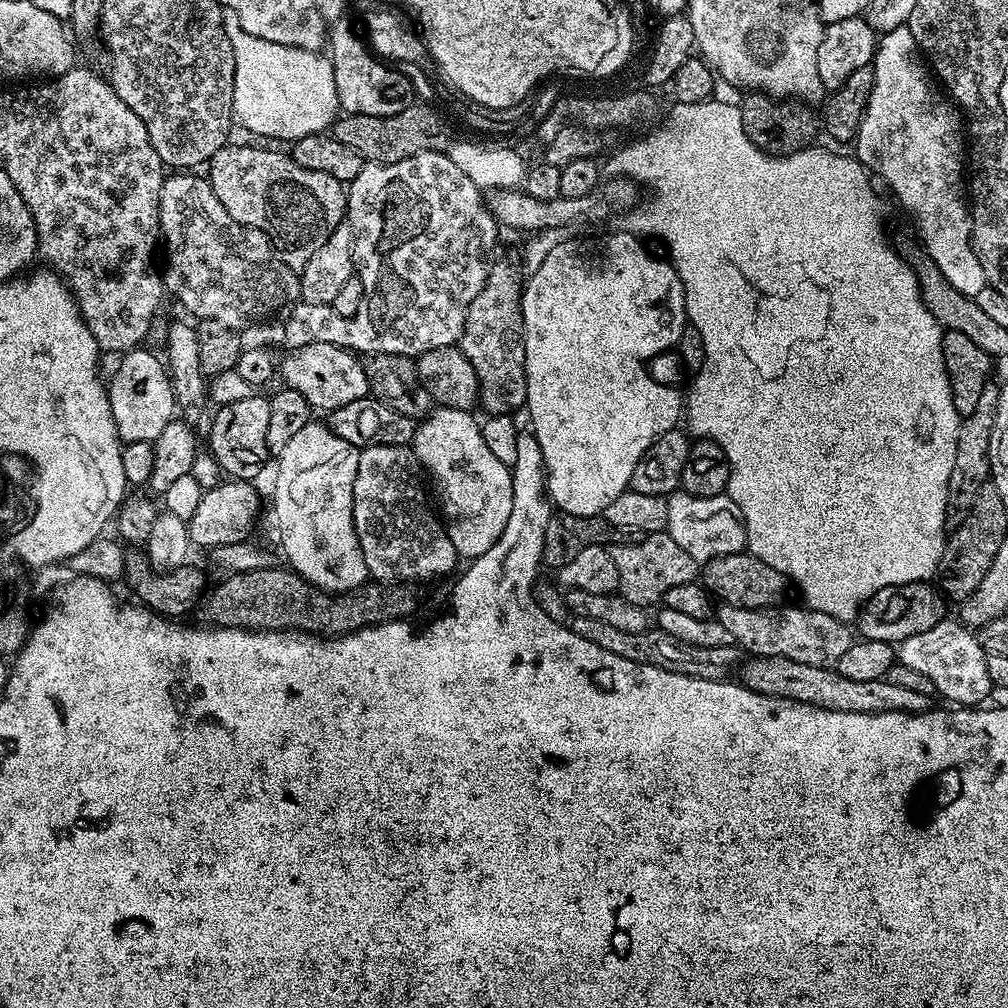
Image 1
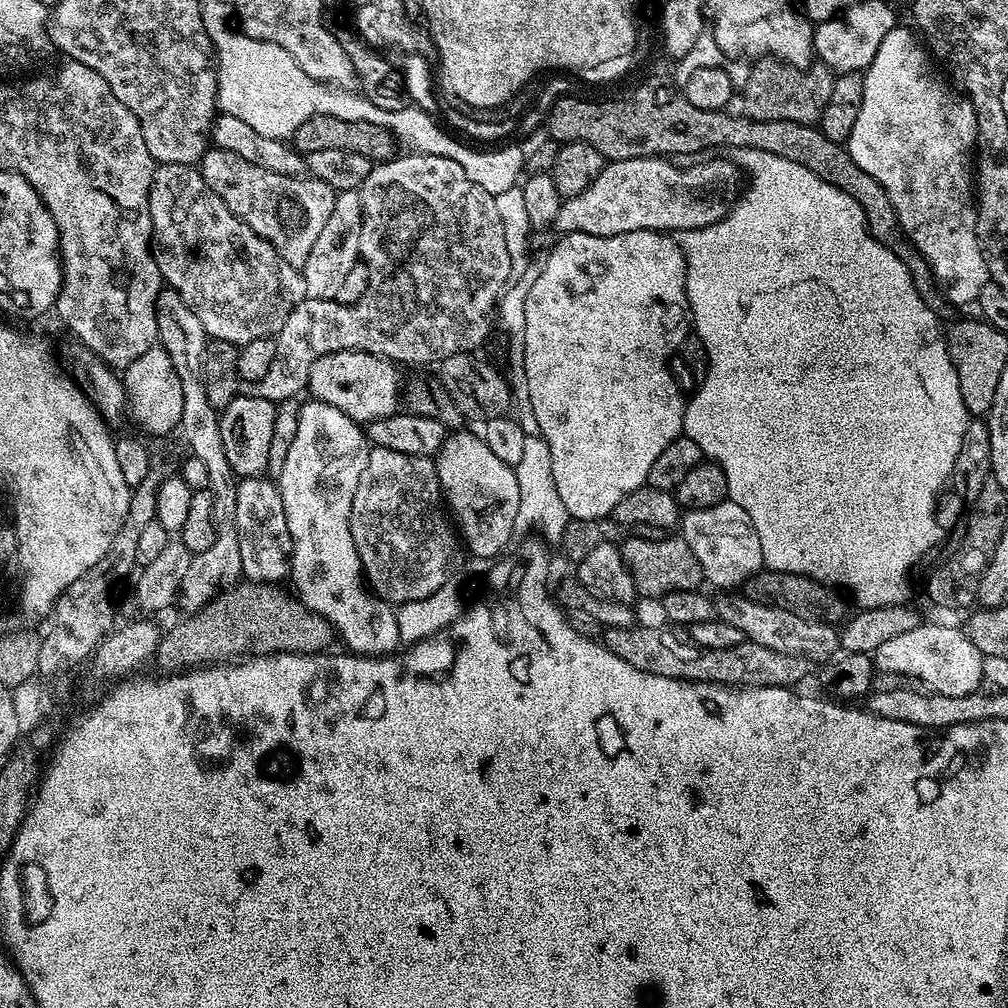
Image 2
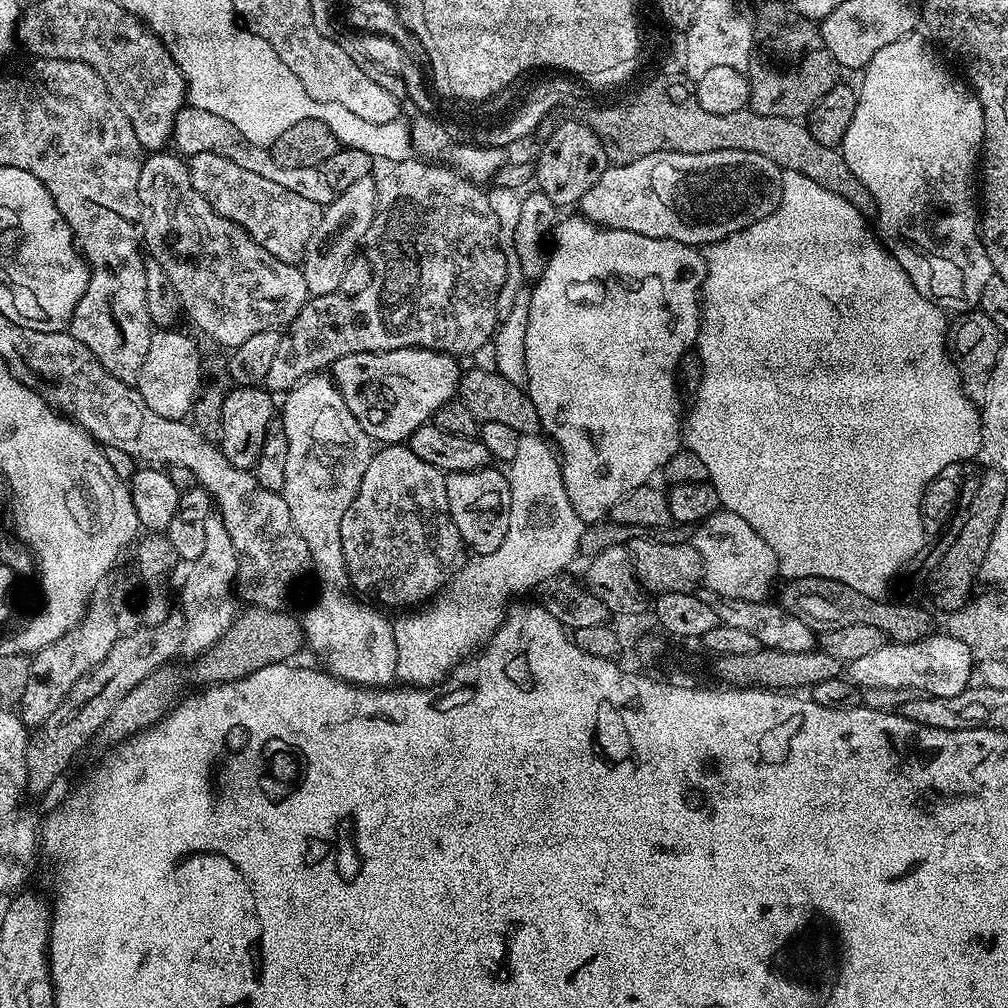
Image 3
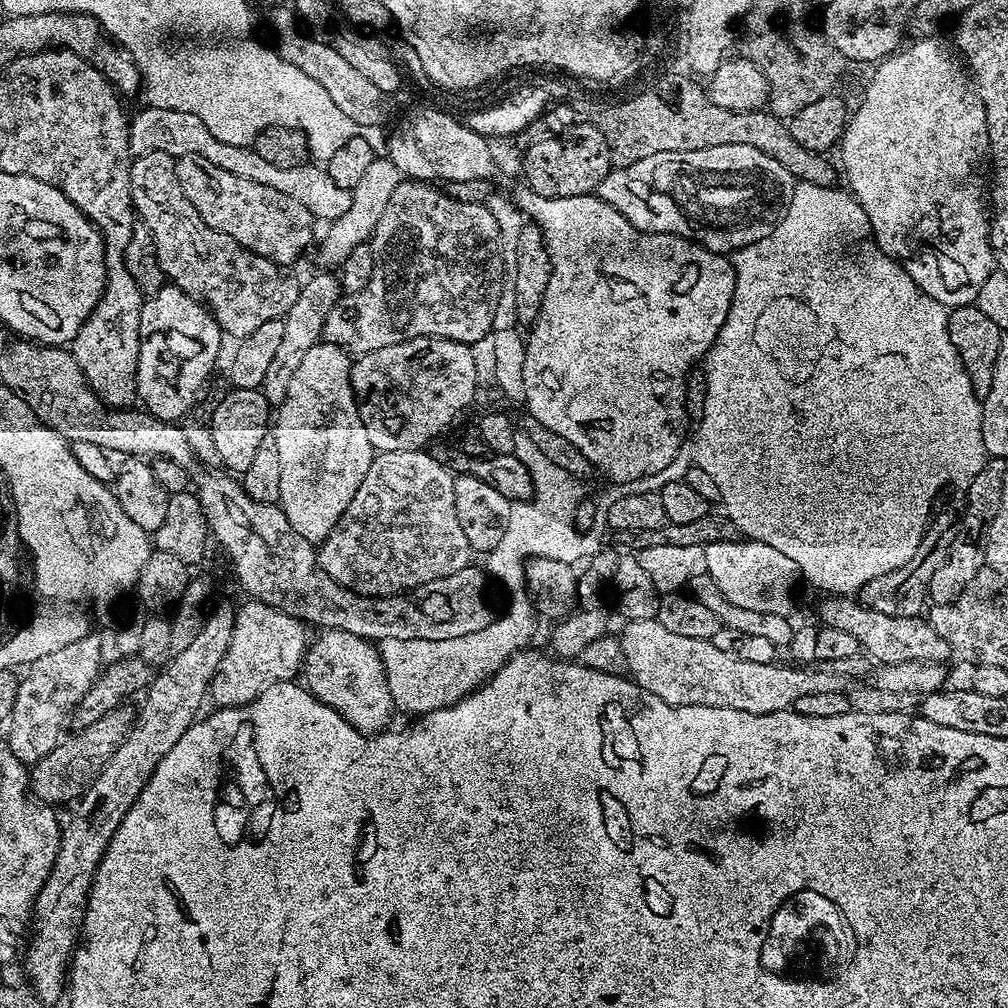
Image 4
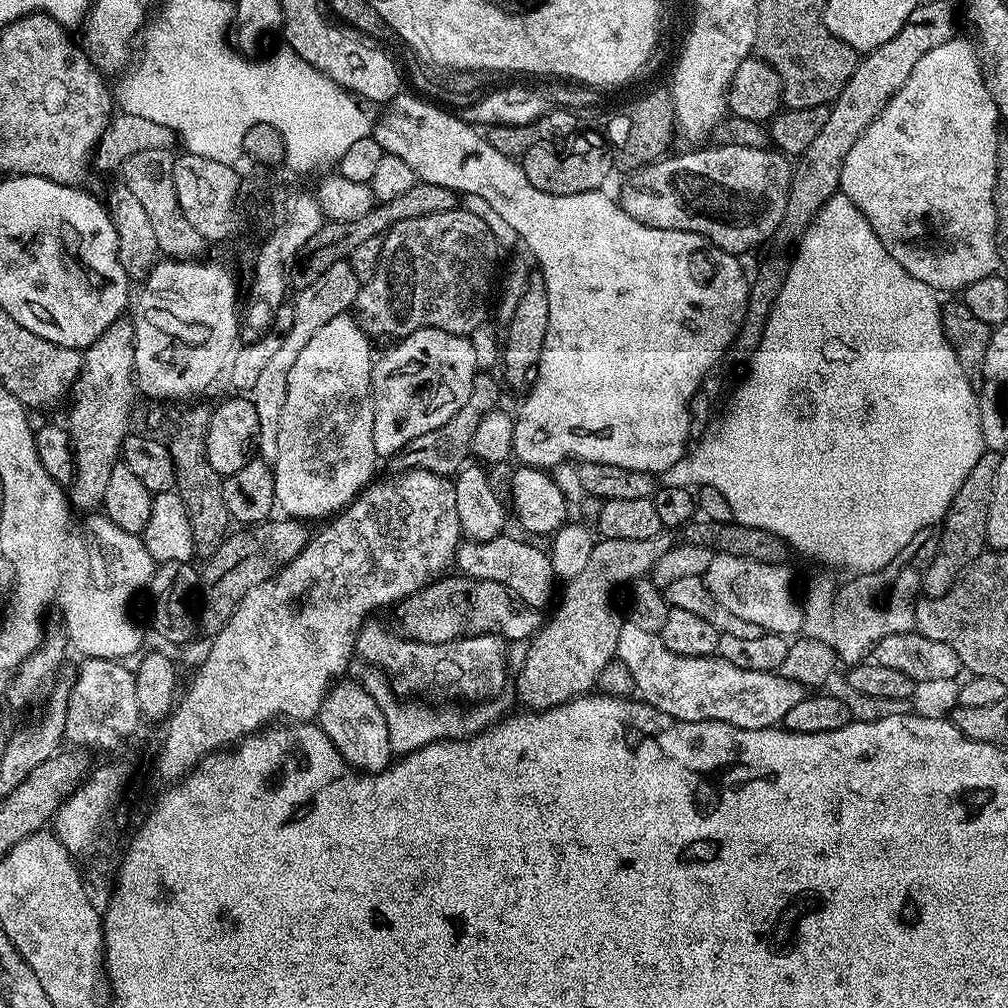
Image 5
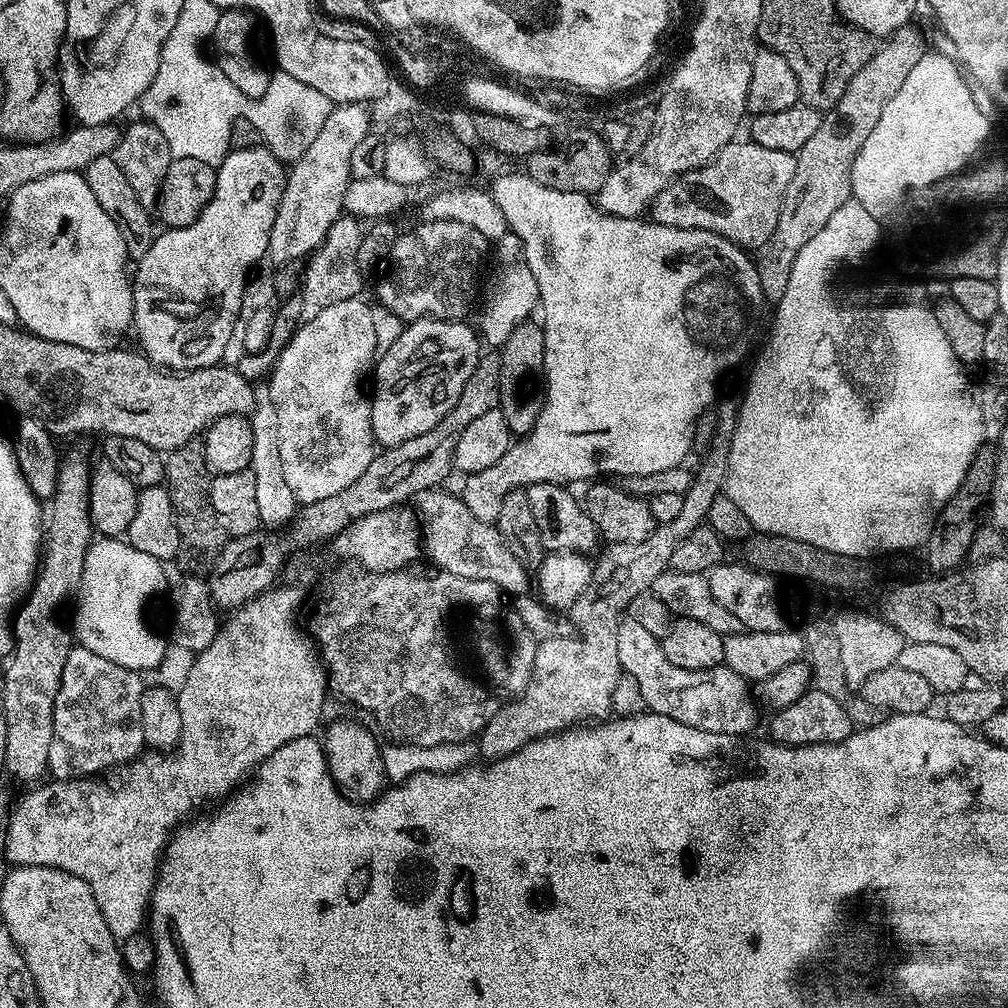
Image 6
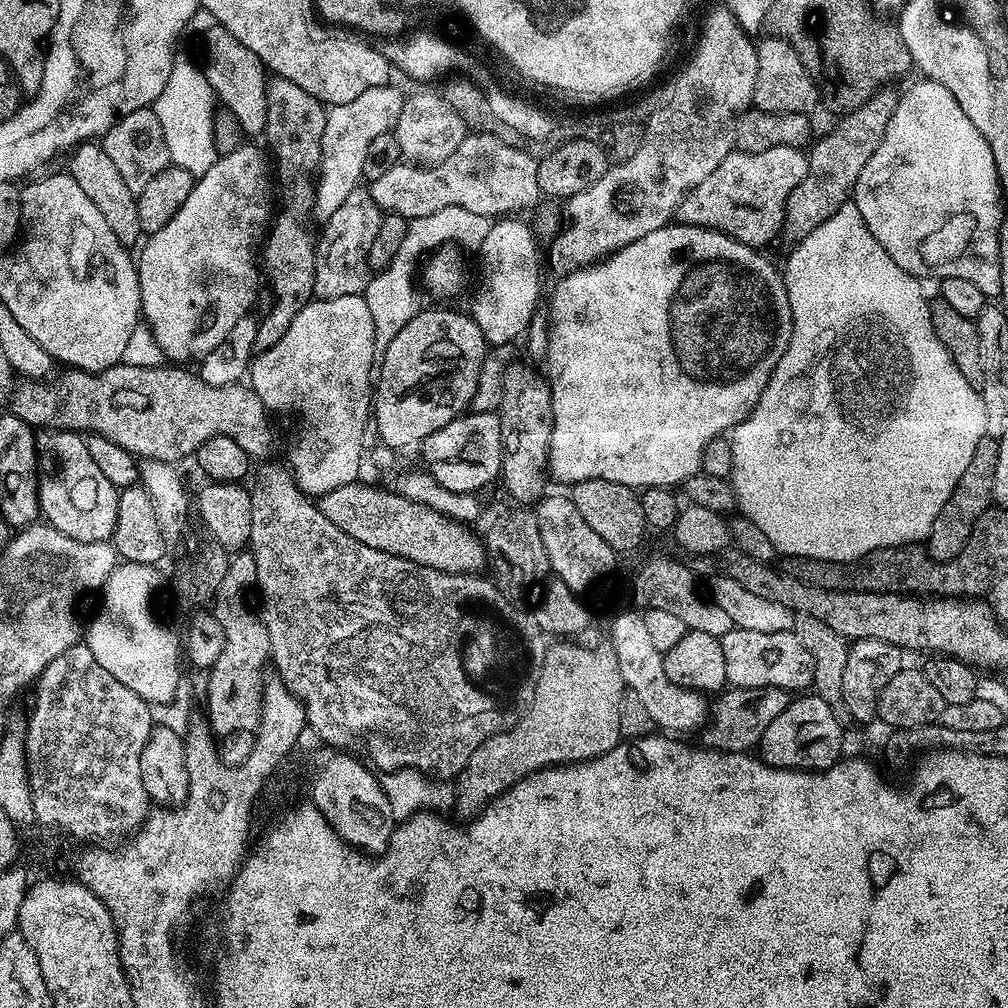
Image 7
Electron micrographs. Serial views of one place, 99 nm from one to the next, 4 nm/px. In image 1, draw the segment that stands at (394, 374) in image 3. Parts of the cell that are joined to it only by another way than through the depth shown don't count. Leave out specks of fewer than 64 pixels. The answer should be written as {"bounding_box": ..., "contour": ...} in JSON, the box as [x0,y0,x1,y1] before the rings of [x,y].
{"bounding_box":[290,342,369,414],"contour":[[[314,342],[295,349],[291,354],[290,387],[298,390],[298,394],[302,394],[314,410],[320,411],[321,408],[321,413],[327,414],[338,406],[346,406],[346,402],[361,400],[369,395],[366,370],[357,353],[326,342]]]}

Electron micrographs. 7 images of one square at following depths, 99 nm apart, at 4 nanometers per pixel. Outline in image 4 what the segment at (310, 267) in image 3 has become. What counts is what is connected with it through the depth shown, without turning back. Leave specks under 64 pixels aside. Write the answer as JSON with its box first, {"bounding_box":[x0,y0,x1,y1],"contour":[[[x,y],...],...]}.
{"bounding_box":[315,158,402,270],"contour":[[[377,158],[370,162],[370,167],[366,174],[358,181],[358,186],[350,189],[352,198],[350,200],[350,210],[342,214],[342,218],[331,221],[327,225],[328,236],[324,236],[315,245],[316,256],[320,259],[319,267],[324,270],[339,270],[344,265],[346,258],[350,258],[350,253],[360,244],[367,244],[372,239],[373,232],[376,231],[378,222],[382,218],[382,210],[386,210],[386,202],[390,202],[390,194],[398,190],[402,179],[402,174],[398,166],[387,158]]]}

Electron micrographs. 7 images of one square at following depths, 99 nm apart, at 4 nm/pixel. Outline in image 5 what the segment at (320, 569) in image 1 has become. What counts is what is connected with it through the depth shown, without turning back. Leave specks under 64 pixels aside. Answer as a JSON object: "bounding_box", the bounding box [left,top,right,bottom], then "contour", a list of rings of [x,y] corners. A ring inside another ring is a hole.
{"bounding_box":[274,314,394,774],"contour":[[[345,314],[338,318],[330,318],[326,326],[322,326],[306,342],[302,354],[298,354],[294,366],[290,370],[290,378],[286,382],[286,402],[282,405],[282,423],[278,429],[278,458],[274,461],[274,494],[279,511],[285,517],[303,521],[313,522],[312,520],[323,521],[325,518],[335,517],[344,511],[369,484],[373,483],[376,472],[376,463],[378,457],[374,450],[374,410],[372,409],[372,365],[374,355],[372,356],[372,344],[367,332],[356,323],[351,315]],[[333,683],[324,695],[318,726],[334,742],[347,764],[369,774],[382,772],[394,760],[394,749],[388,733],[388,716],[362,685],[340,683]]]}

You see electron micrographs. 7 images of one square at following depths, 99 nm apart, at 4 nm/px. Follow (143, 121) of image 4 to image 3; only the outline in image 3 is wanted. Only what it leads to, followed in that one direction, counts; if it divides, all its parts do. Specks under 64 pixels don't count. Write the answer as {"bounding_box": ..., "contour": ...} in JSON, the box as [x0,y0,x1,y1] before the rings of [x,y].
{"bounding_box":[170,106,334,206],"contour":[[[191,106],[181,108],[180,113],[176,115],[176,124],[172,127],[172,139],[170,144],[171,147],[184,158],[191,158],[194,154],[202,154],[203,152],[222,154],[226,158],[230,158],[230,162],[238,162],[238,166],[242,166],[244,170],[251,170],[254,174],[262,174],[262,178],[270,178],[270,182],[278,182],[278,186],[286,186],[286,190],[294,190],[294,194],[302,194],[302,198],[310,198],[310,202],[321,206],[329,204],[334,195],[332,188],[326,182],[326,178],[322,178],[319,167],[282,166],[282,164],[272,156],[269,149],[250,142],[238,129],[234,126],[230,126],[230,122],[226,122],[226,118],[220,118],[218,114],[210,114],[210,110],[198,110]]]}

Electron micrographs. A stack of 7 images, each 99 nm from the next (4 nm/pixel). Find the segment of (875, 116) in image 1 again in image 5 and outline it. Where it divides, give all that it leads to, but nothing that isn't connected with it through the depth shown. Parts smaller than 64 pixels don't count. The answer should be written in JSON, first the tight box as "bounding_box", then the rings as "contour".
{"bounding_box":[840,39,1002,294],"contour":[[[960,39],[942,42],[918,58],[910,78],[846,154],[840,179],[840,192],[862,210],[898,266],[934,290],[952,292],[948,294],[959,293],[978,278],[997,275],[1000,264],[996,252],[996,179],[1002,143],[996,124],[1001,123],[1000,111],[990,98],[977,49]]]}

